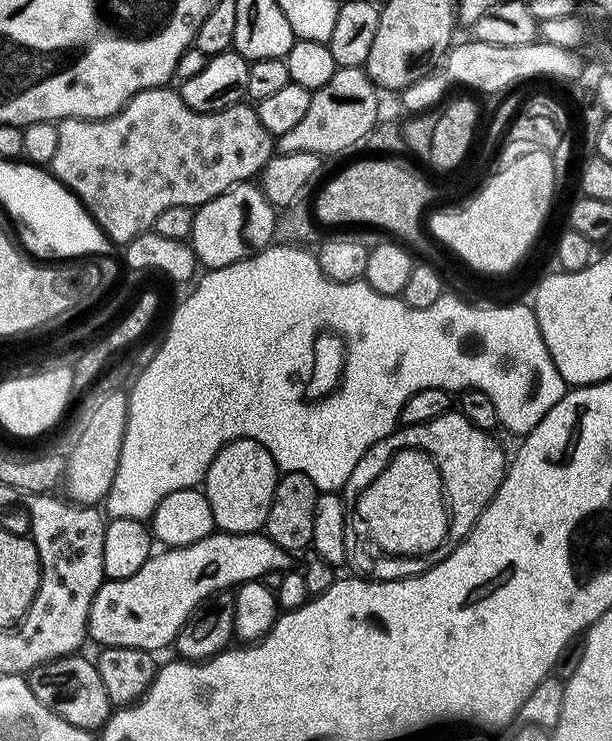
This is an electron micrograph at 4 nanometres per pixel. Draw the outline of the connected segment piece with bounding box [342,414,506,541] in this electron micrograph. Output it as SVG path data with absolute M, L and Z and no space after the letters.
M453 414L444 416L440 420L427 420L426 422L404 422L392 432L382 434L354 462L342 485L345 493L365 484L368 476L372 476L372 468L384 460L384 452L388 448L395 448L397 445L406 442L426 444L436 457L439 457L440 464L443 464L444 472L448 477L448 488L452 488L453 502L456 504L456 524L453 524L453 533L465 540L472 535L476 523L482 518L482 514L494 502L498 490L504 484L504 473L506 471L506 460L500 453L500 448L495 444L493 437L487 432L478 430L463 415Z

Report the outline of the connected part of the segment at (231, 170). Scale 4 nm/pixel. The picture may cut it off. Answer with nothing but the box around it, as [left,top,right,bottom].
[46,92,270,242]

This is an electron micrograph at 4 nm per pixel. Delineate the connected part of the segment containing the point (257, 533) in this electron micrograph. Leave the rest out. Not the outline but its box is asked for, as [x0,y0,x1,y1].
[95,526,304,645]

